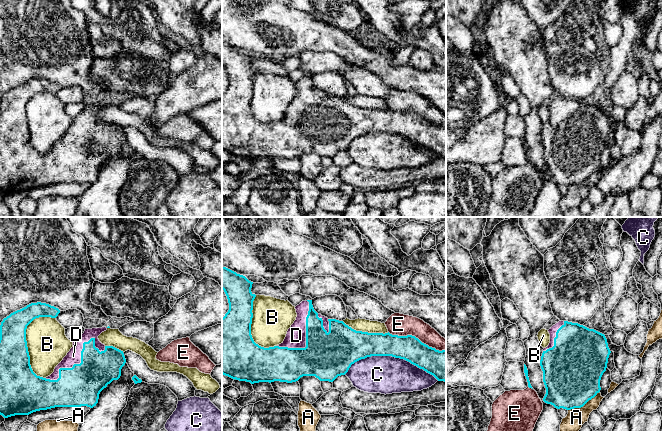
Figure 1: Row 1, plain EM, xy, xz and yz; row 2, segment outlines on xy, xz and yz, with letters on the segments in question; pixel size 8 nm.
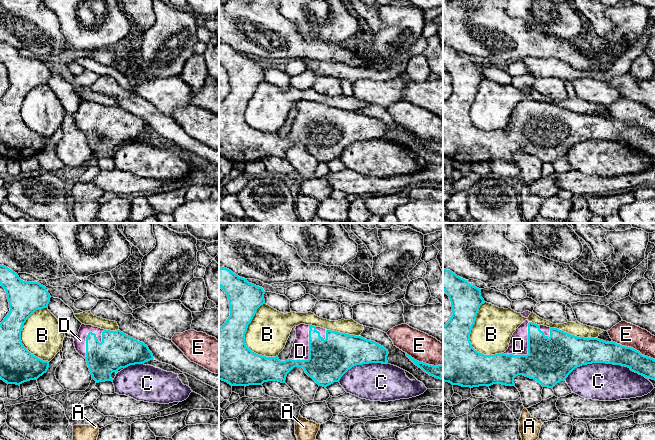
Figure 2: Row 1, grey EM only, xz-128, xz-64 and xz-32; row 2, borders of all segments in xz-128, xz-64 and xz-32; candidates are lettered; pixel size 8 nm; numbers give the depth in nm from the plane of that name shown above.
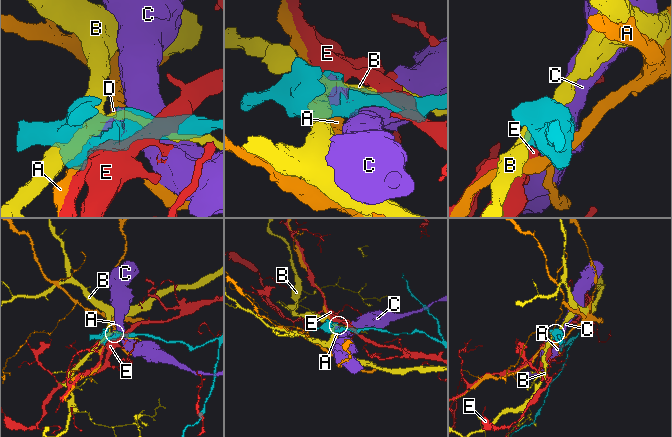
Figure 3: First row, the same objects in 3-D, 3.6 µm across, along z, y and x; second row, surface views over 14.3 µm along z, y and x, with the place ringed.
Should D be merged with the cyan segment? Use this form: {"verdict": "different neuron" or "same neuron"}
{"verdict": "same neuron"}

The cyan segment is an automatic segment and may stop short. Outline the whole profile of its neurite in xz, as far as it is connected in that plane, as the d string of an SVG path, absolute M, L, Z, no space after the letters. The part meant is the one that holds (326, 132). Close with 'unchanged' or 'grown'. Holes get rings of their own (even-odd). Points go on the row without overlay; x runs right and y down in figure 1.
M222 42L222 65L224 66L229 86L222 94L222 150L239 157L250 158L287 158L298 157L303 152L315 152L320 157L333 158L338 152L345 151L352 140L371 132L392 132L404 135L411 140L433 151L438 157L446 158L446 126L436 126L422 119L412 111L398 112L388 109L368 109L356 107L343 97L328 95L318 90L312 81L312 76L302 77L295 83L297 93L288 105L284 117L274 123L264 124L256 120L251 111L253 94L253 77L256 73L251 68L253 58L245 52Z | grown

